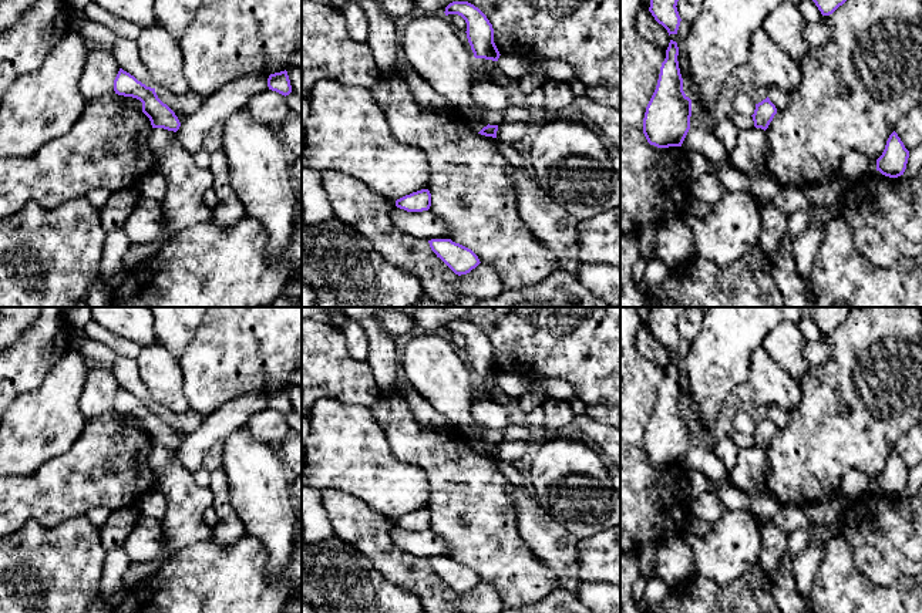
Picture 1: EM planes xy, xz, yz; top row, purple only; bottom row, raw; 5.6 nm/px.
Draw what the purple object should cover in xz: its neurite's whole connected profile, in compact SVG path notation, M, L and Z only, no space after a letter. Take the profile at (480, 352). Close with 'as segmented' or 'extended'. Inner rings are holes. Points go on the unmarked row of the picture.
M452 320L444 331L458 333L465 339L467 357L475 377L498 380L501 373L494 361L492 343L478 326L468 320Z | as segmented

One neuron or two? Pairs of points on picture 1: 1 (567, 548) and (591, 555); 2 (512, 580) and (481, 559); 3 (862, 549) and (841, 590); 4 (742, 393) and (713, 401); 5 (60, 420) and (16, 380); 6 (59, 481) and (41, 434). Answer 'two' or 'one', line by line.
1: two
2: one
3: two
4: two
5: two
6: two

